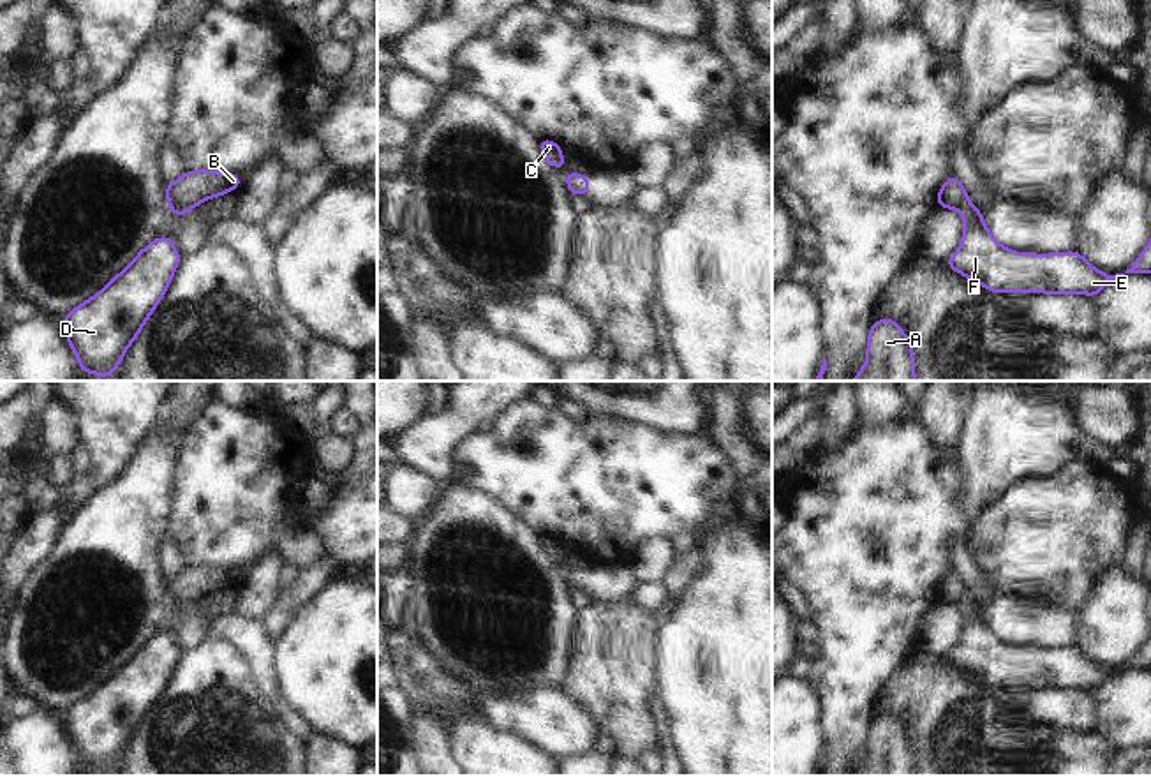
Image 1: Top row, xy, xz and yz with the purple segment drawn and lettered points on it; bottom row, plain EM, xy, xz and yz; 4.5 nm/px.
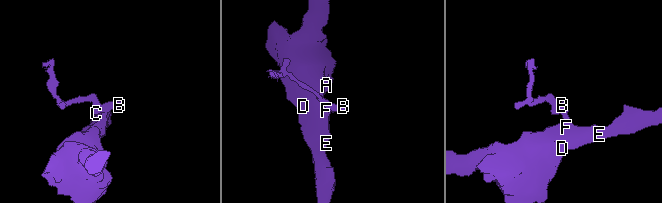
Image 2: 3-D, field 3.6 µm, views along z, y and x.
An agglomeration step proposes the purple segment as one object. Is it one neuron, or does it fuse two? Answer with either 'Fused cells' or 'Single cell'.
Fused cells.

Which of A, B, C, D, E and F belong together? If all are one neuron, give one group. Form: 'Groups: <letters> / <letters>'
Groups: A D E F / B C.

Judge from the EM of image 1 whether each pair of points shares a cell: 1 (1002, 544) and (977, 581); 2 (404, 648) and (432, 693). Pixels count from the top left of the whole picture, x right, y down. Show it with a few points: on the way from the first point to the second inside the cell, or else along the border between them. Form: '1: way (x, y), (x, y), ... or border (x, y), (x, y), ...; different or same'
1: border (965, 542), (975, 563), (998, 591); different
2: way (409, 658), (425, 683); same

